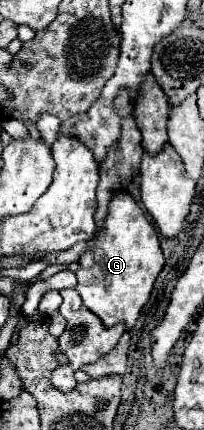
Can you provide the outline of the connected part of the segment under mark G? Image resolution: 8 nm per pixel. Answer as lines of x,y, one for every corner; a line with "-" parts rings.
122,192
112,198
100,236
78,264
76,290
82,296
84,306
94,312
106,328
122,322
126,330
130,330
150,300
154,282
164,266
158,232
130,194

